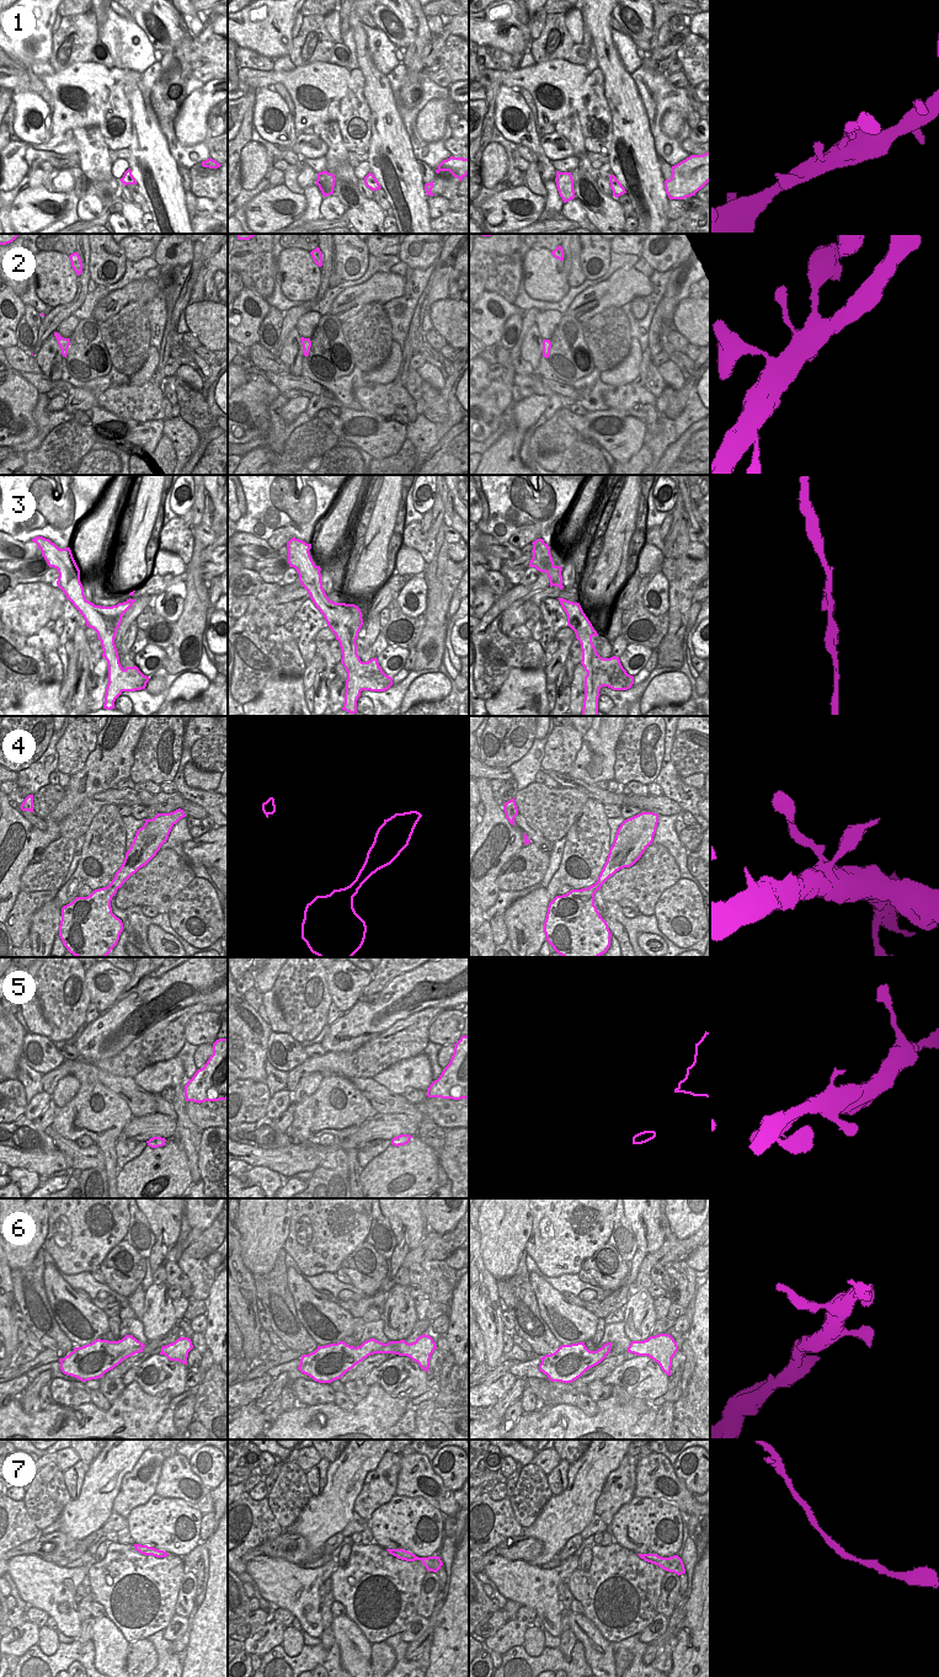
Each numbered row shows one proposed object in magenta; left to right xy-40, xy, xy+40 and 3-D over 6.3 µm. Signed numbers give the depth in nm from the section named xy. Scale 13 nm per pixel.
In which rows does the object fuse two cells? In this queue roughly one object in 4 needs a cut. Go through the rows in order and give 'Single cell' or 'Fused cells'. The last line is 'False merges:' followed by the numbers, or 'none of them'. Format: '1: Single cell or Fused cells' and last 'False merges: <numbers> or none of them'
1: Single cell
2: Single cell
3: Single cell
4: Single cell
5: Single cell
6: Single cell
7: Single cell
False merges: none of them

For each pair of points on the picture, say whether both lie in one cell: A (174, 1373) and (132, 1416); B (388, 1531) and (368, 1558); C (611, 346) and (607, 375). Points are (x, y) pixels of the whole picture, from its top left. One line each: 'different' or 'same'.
A: different
B: different
C: different

